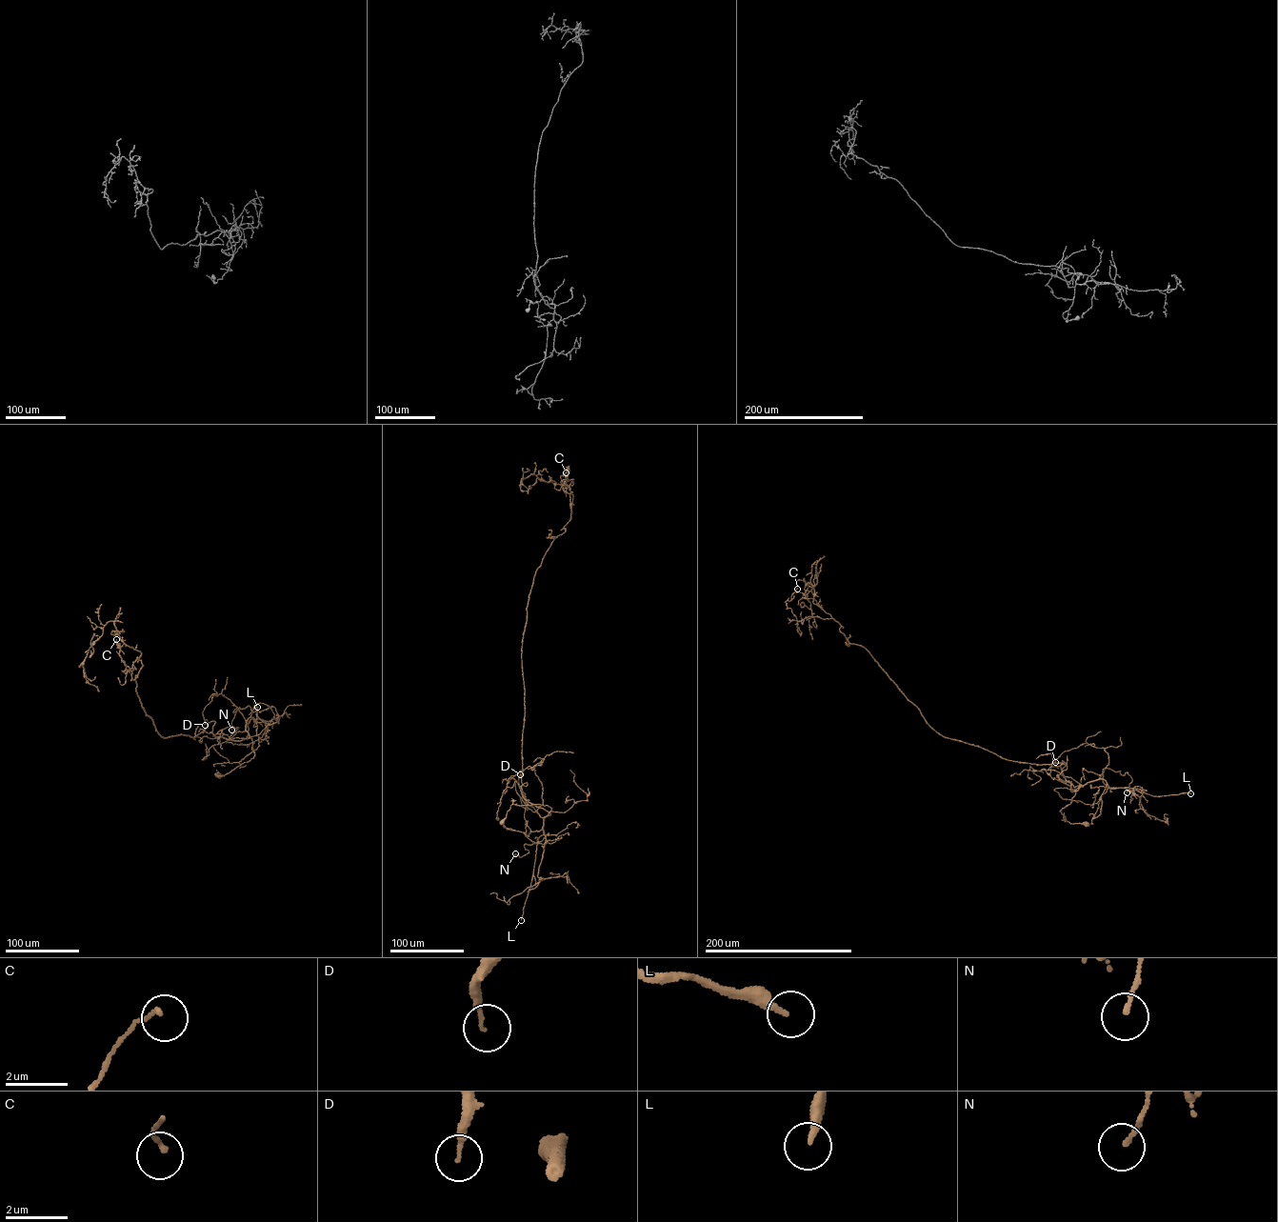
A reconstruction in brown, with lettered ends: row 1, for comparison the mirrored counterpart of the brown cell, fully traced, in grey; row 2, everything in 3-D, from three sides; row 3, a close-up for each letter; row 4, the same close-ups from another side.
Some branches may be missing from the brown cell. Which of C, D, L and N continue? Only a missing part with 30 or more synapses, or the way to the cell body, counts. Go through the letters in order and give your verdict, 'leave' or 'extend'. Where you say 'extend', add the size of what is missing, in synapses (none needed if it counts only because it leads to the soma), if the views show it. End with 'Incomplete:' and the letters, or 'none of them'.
C: leave
D: leave
L: extend; about 80 synapses
N: leave
Incomplete: L

